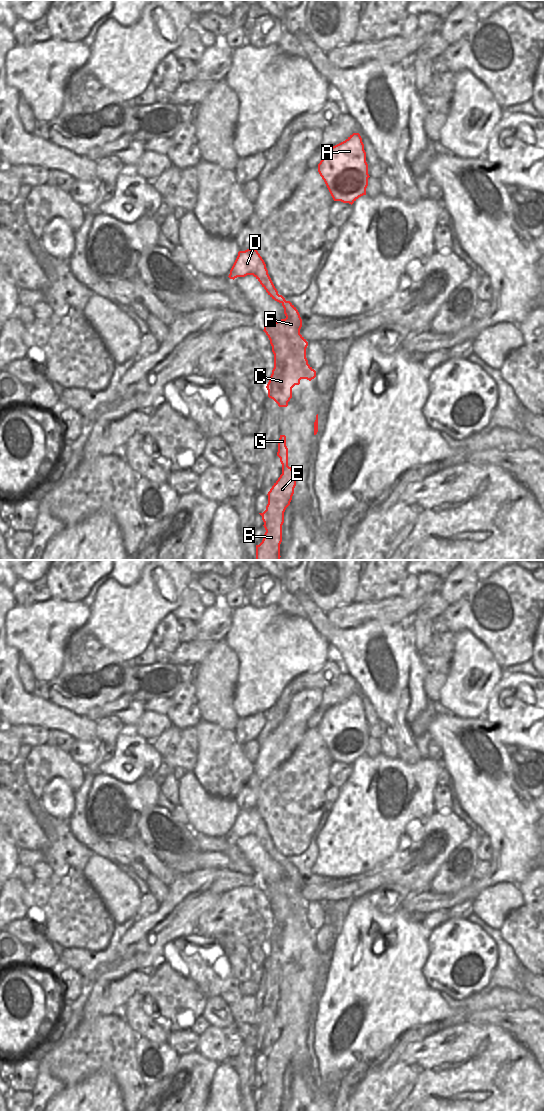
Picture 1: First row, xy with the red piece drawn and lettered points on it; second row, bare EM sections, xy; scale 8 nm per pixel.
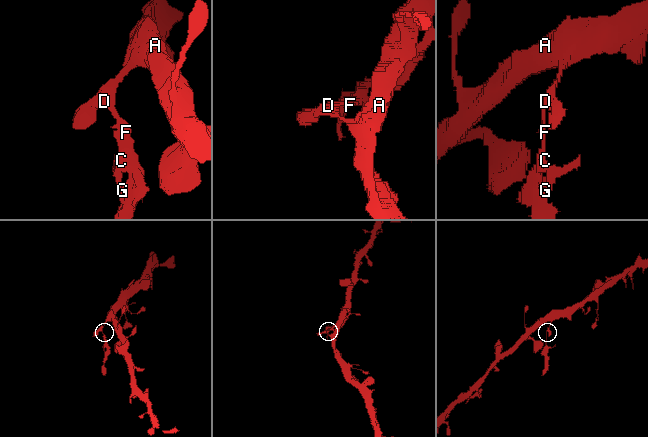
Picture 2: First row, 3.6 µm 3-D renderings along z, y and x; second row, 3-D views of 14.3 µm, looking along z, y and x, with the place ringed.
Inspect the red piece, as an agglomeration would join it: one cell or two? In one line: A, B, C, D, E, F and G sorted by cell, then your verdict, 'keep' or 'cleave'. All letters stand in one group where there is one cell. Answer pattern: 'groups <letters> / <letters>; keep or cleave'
groups A D / B C E F G; cleave

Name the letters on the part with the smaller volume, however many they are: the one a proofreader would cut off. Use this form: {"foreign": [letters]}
{"foreign": ["B", "C", "E", "F", "G"]}

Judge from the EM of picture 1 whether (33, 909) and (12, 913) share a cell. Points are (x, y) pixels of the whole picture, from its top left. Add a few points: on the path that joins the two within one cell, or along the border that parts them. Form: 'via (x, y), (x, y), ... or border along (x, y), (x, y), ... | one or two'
border along (26, 886), (22, 896), (25, 916) | two

